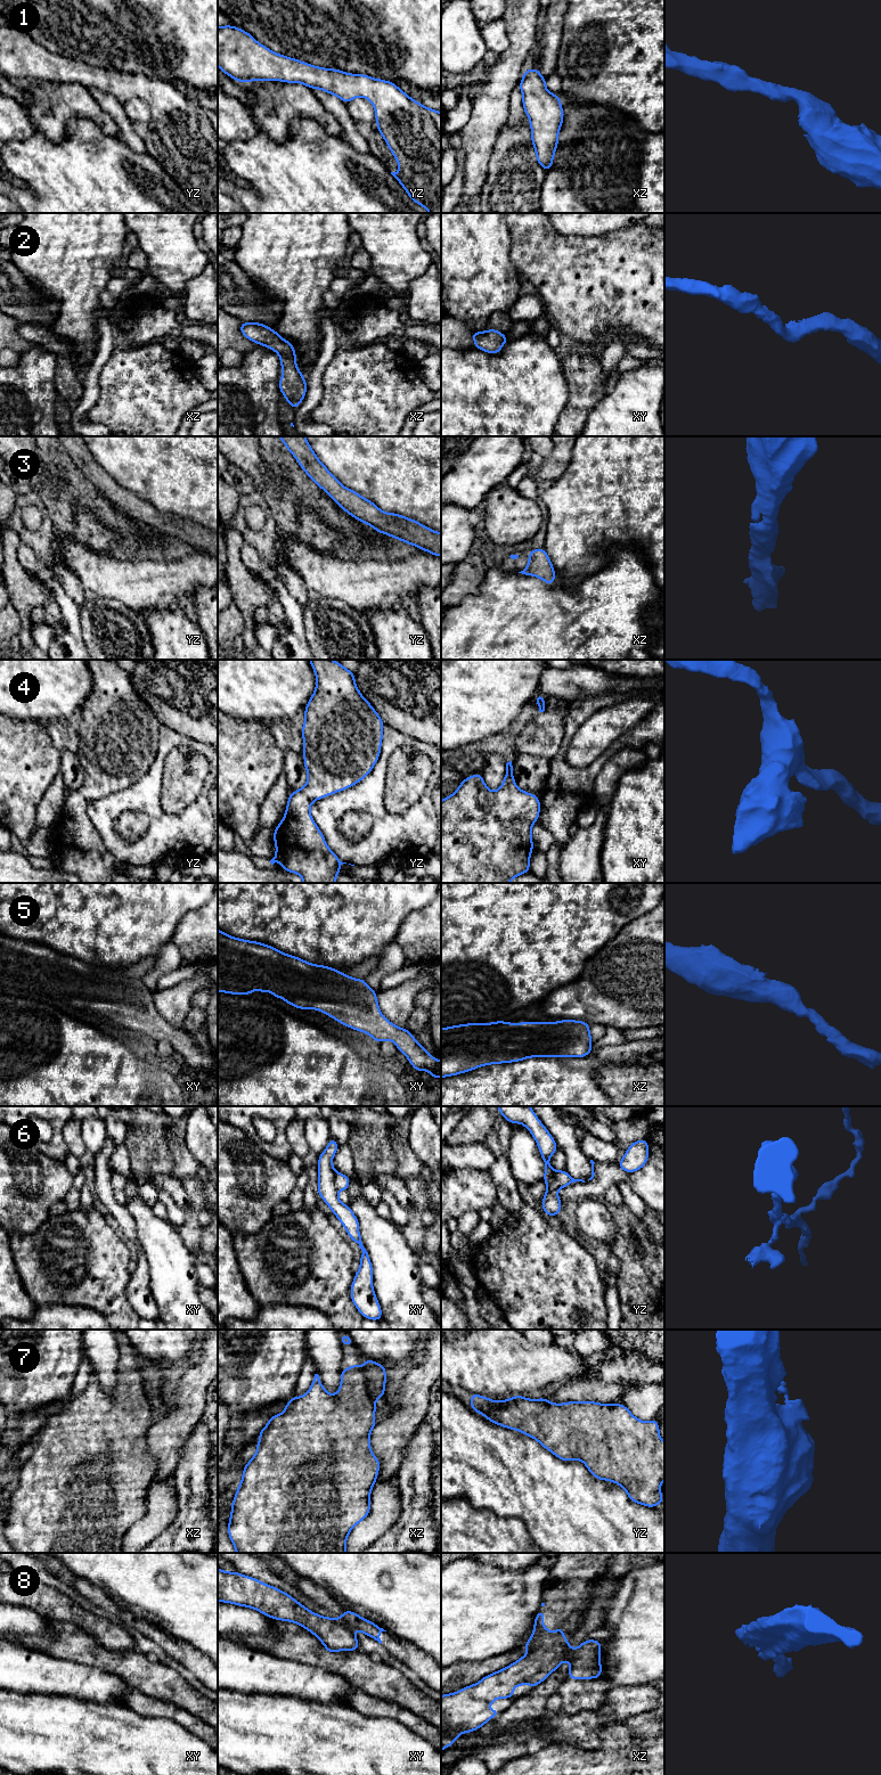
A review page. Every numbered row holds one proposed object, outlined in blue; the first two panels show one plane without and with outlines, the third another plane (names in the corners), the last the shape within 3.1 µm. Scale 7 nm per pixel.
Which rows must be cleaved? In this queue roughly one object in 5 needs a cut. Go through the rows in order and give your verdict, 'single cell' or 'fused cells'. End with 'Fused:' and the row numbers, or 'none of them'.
1: single cell
2: single cell
3: single cell
4: single cell
5: single cell
6: fused cells
7: fused cells
8: fused cells
Fused: 6, 7, 8

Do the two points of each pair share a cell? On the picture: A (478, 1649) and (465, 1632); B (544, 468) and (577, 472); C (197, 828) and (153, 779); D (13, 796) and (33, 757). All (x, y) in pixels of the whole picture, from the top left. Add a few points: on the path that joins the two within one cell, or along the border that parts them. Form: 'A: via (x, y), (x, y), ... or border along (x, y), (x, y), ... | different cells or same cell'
A: via (478, 1644), (470, 1636) | same cell
B: border along (573, 448), (567, 468), (553, 482) | different cells
C: via (179, 828), (173, 828), (153, 808), (153, 798) | same cell
D: via (13, 786), (13, 777), (23, 767) | same cell

